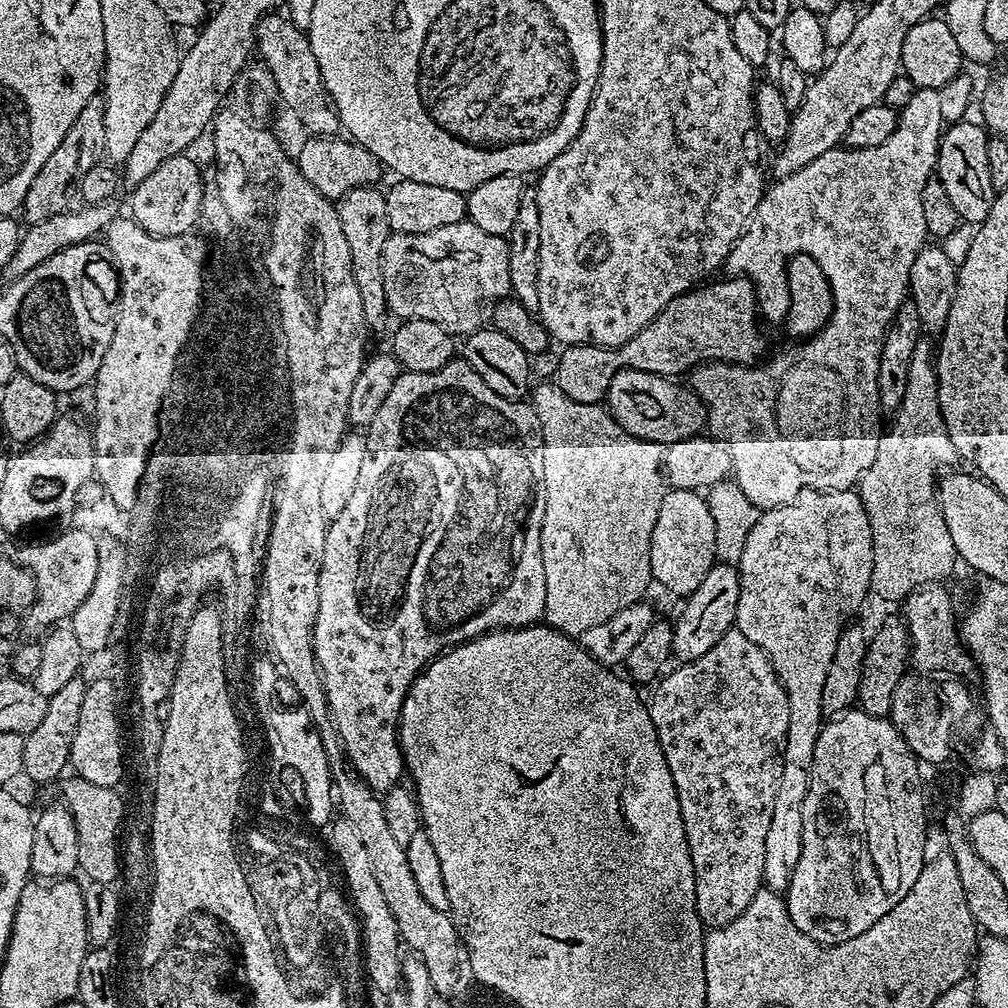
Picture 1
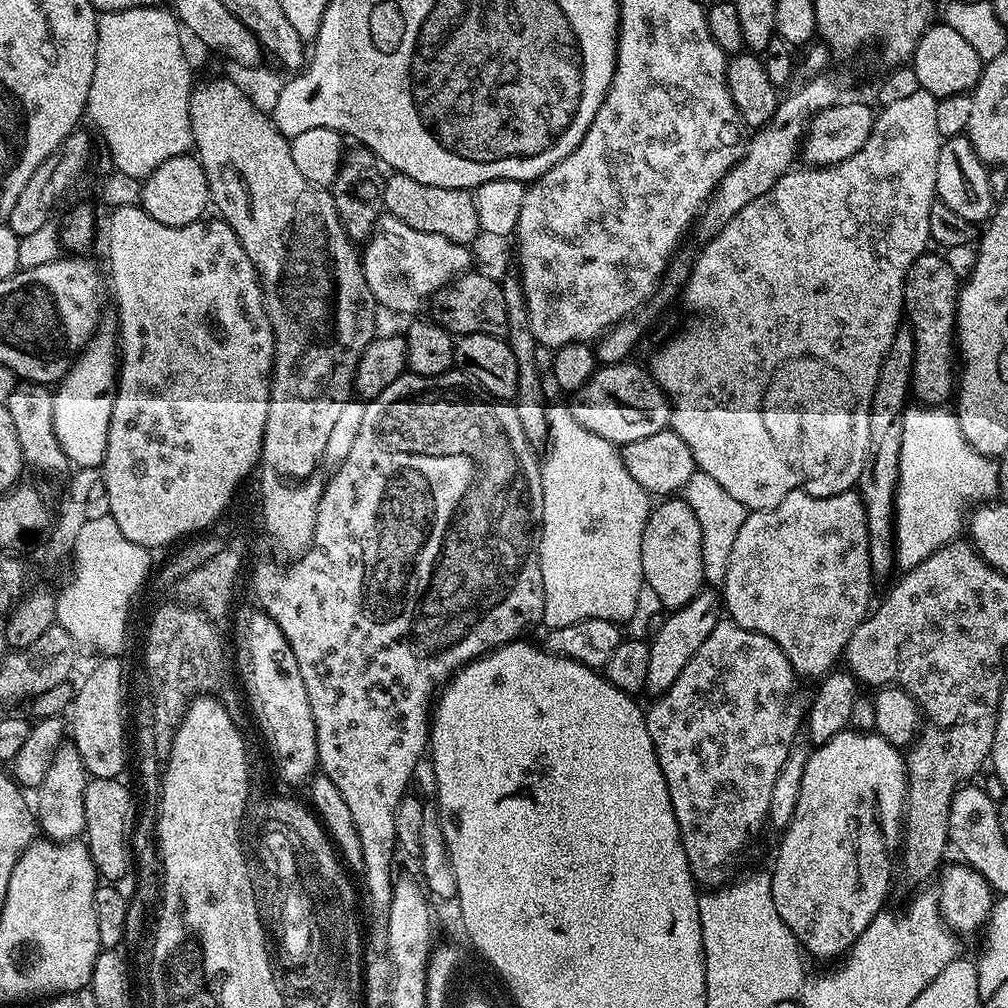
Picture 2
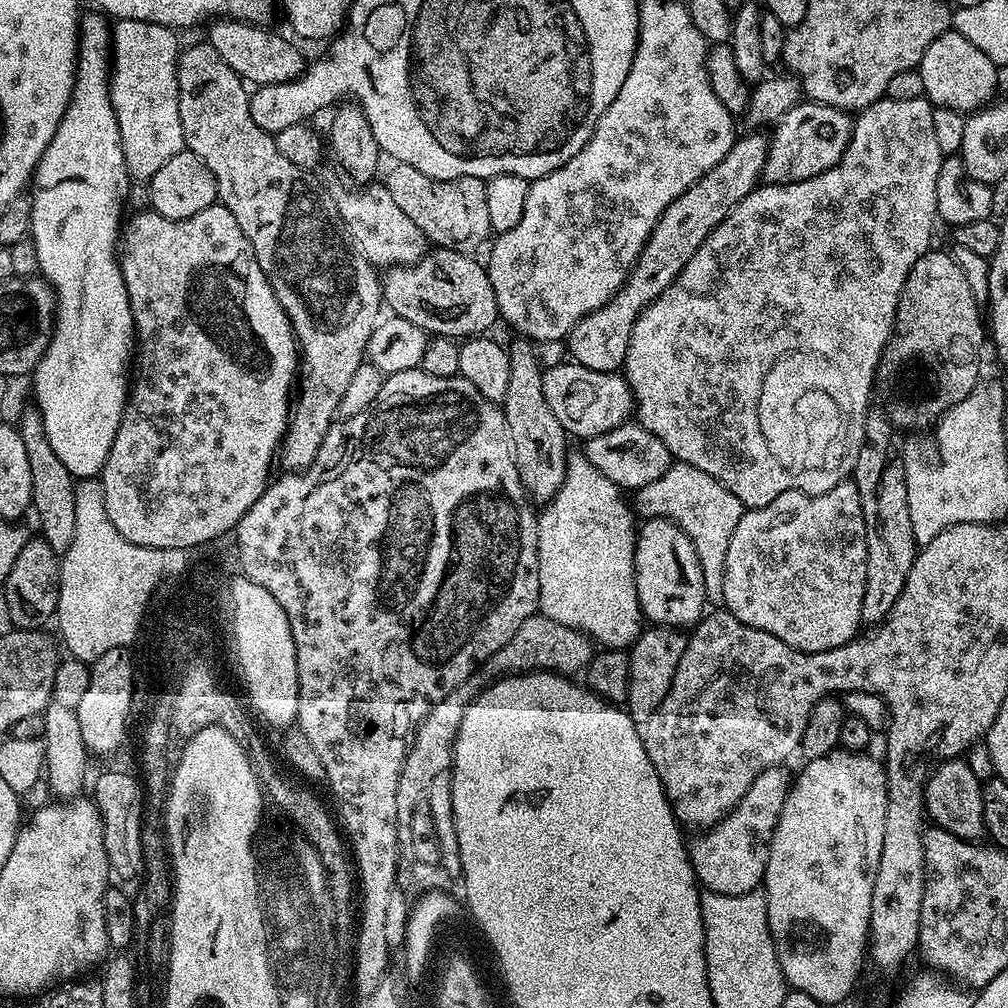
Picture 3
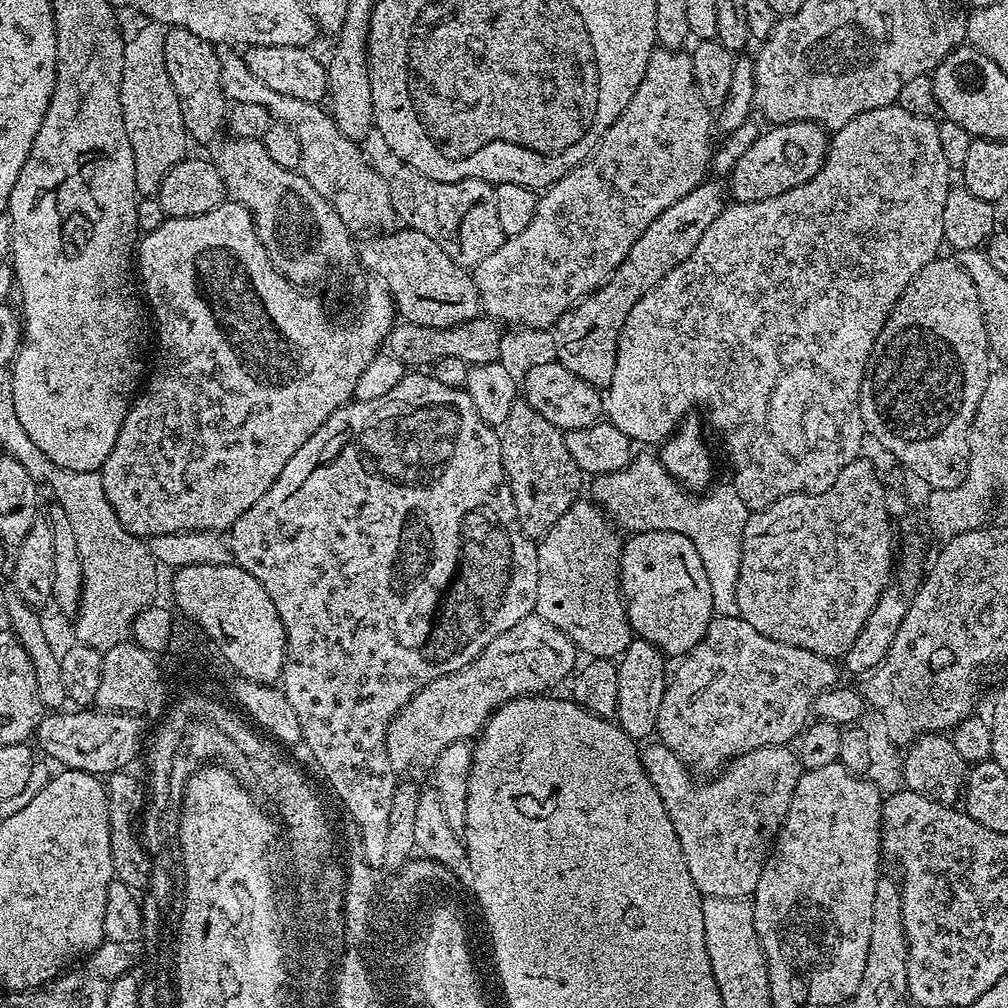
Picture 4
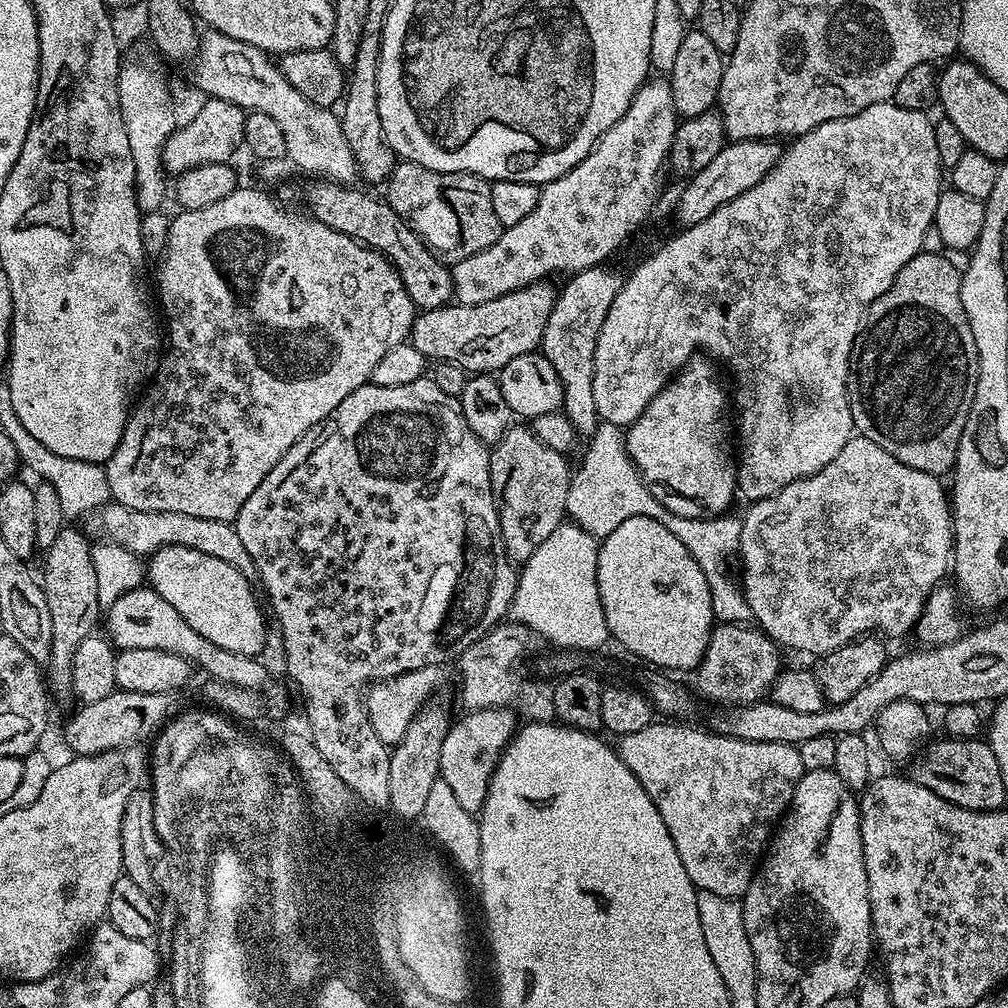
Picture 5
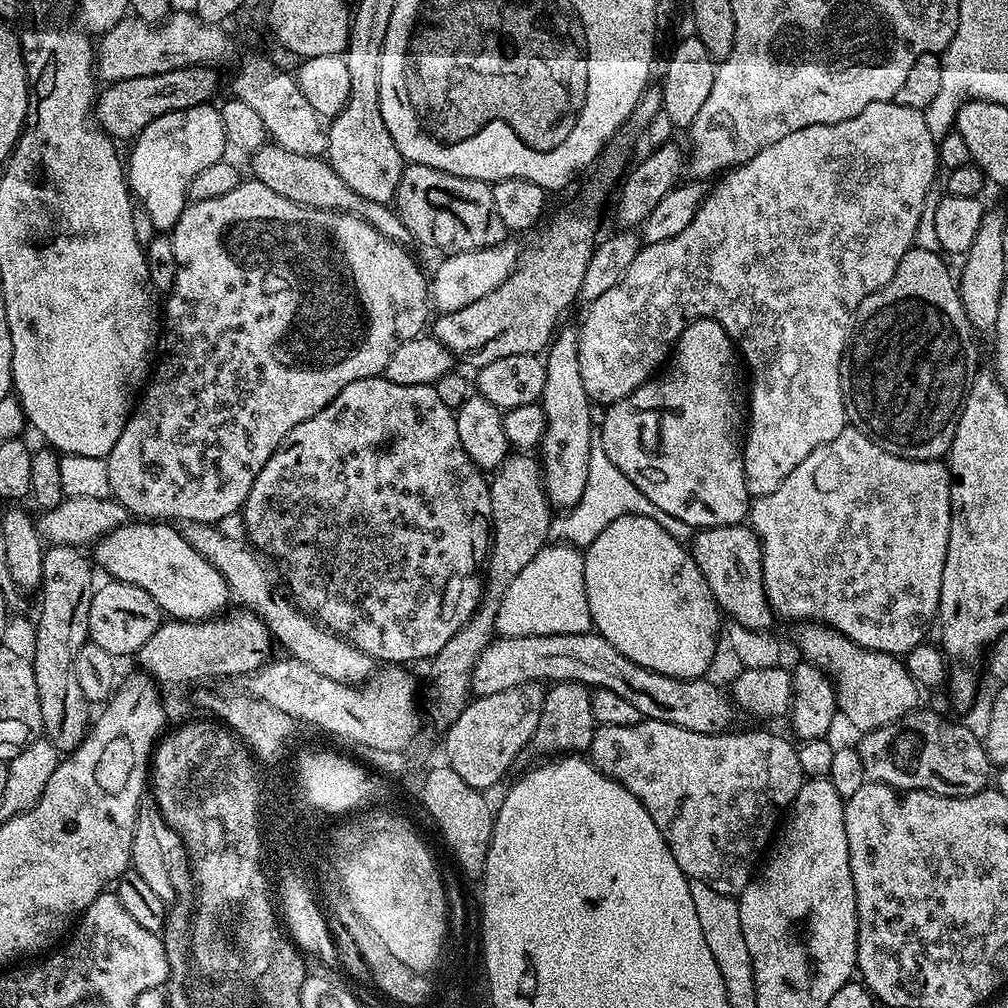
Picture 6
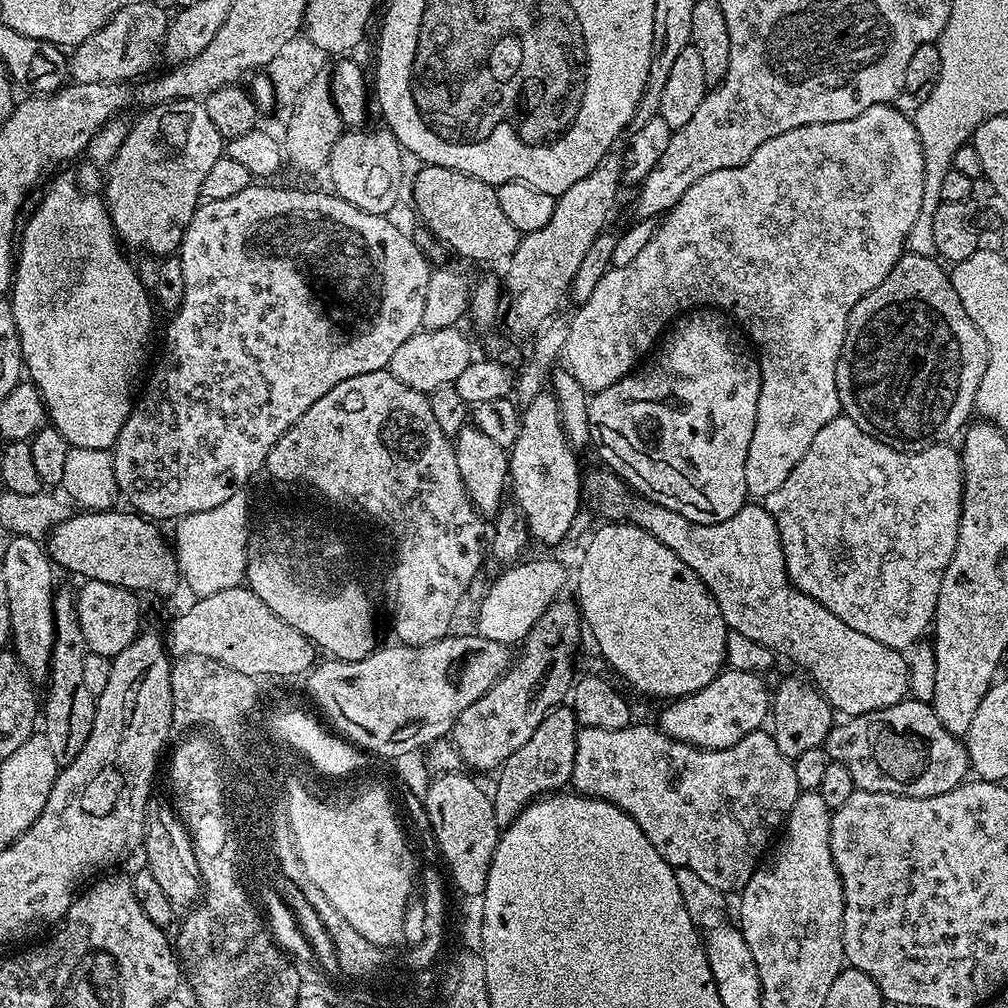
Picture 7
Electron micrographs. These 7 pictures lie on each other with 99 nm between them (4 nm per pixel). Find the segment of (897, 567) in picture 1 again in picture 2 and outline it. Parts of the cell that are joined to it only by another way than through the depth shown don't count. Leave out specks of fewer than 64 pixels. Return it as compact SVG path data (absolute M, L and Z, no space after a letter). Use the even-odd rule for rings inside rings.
M944 406L912 407L905 407L902 418L902 454L896 487L896 563L904 570L926 562L926 558L957 539L969 513L977 506L995 501L1000 492L1000 468L996 465L999 463L966 442L955 411L947 412Z

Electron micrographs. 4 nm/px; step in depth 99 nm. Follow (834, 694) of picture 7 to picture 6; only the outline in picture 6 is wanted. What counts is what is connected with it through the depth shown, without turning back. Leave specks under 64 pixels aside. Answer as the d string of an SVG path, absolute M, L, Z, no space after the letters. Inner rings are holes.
M743 523L724 524L721 528L697 531L690 541L690 551L698 570L706 578L716 599L716 606L725 617L737 620L755 632L771 629L774 613L768 604L762 574L760 539ZM804 622L796 632L796 644L807 663L818 666L836 687L836 707L857 728L857 733L873 732L902 719L907 712L921 707L922 689L908 673L908 665L899 655L875 652L855 644L827 624Z

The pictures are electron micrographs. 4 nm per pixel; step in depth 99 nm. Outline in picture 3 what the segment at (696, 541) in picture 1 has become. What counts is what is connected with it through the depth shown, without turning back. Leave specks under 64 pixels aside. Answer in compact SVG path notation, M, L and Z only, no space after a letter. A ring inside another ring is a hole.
M654 518L645 519L639 525L634 550L634 570L638 602L645 621L656 626L684 630L695 625L705 615L702 566L690 538L686 538L686 534L674 522Z

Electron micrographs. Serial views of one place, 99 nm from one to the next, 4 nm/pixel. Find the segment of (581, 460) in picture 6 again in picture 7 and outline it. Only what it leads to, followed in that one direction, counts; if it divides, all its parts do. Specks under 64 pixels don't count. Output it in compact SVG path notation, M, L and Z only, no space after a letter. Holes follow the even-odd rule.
M543 390L534 398L530 406L523 409L520 420L520 433L512 443L508 453L508 479L510 496L518 509L524 524L528 527L528 535L540 544L556 544L572 528L576 515L582 504L582 471L576 461L577 449L573 448L564 434L564 424L560 421L560 401L551 391Z

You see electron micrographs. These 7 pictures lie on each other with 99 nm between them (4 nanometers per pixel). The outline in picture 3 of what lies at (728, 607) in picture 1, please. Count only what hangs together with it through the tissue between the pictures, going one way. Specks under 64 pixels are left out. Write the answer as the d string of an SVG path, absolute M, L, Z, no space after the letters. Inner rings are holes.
M648 626L630 646L628 661L630 662L630 682L628 683L628 699L626 711L633 720L643 722L662 706L666 694L670 694L670 682L674 682L674 674L678 670L678 662L682 662L682 654L688 645L688 636L679 628L667 626Z

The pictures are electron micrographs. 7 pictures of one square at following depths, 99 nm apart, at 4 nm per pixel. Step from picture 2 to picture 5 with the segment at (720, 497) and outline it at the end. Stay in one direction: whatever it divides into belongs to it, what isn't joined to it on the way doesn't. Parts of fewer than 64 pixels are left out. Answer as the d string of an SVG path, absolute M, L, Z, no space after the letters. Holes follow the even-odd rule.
M600 422L592 431L592 435L587 437L588 449L585 450L584 457L580 460L580 469L577 472L575 469L568 481L568 489L566 490L567 519L597 538L608 536L610 530L615 530L622 522L626 522L626 518L645 516L646 518L654 518L654 522L662 522L662 526L666 526L666 530L670 530L670 534L674 534L674 538L678 538L678 542L682 542L682 546L686 546L686 550L690 550L694 562L698 562L698 566L702 566L702 574L706 574L706 582L712 591L713 621L722 624L751 625L753 618L750 606L746 602L743 591L738 587L737 581L735 584L731 574L728 573L728 555L735 555L740 547L741 517L725 514L723 516L708 516L705 520L699 520L698 518L682 518L678 514L666 510L666 506L662 506L662 502L658 502L658 498L654 498L651 488L645 484L640 472L636 469L636 463L629 458L628 449L625 448L623 442L625 434L625 429L619 424Z

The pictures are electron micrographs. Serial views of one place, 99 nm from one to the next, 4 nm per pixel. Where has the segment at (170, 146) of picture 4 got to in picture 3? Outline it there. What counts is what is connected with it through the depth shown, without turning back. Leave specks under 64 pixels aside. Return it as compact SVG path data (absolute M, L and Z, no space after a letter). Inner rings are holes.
M118 20L111 34L111 104L119 120L123 158L129 177L147 182L174 154L185 149L181 119L178 118L177 33L161 24Z

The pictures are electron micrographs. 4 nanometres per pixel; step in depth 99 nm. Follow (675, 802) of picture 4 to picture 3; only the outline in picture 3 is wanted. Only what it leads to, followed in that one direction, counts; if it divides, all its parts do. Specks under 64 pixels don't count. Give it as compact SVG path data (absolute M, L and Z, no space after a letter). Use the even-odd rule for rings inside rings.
M783 767L767 768L754 778L750 790L738 801L732 811L707 829L696 841L687 845L688 857L701 889L718 894L746 894L763 885L770 842L788 797L790 776Z

